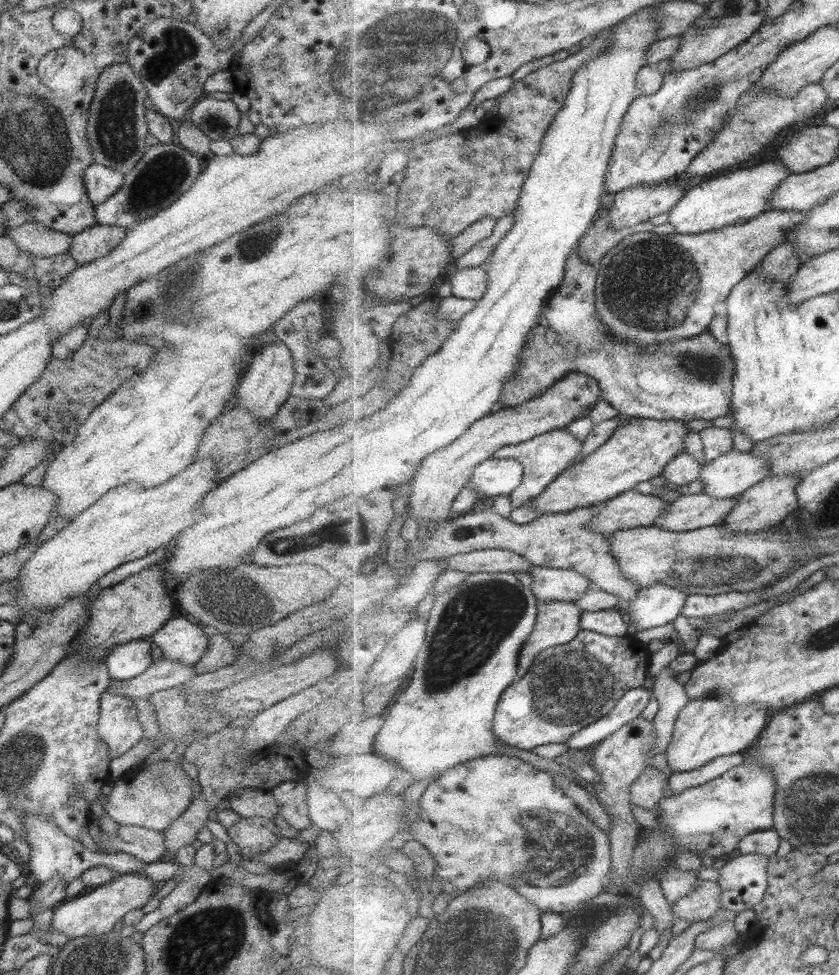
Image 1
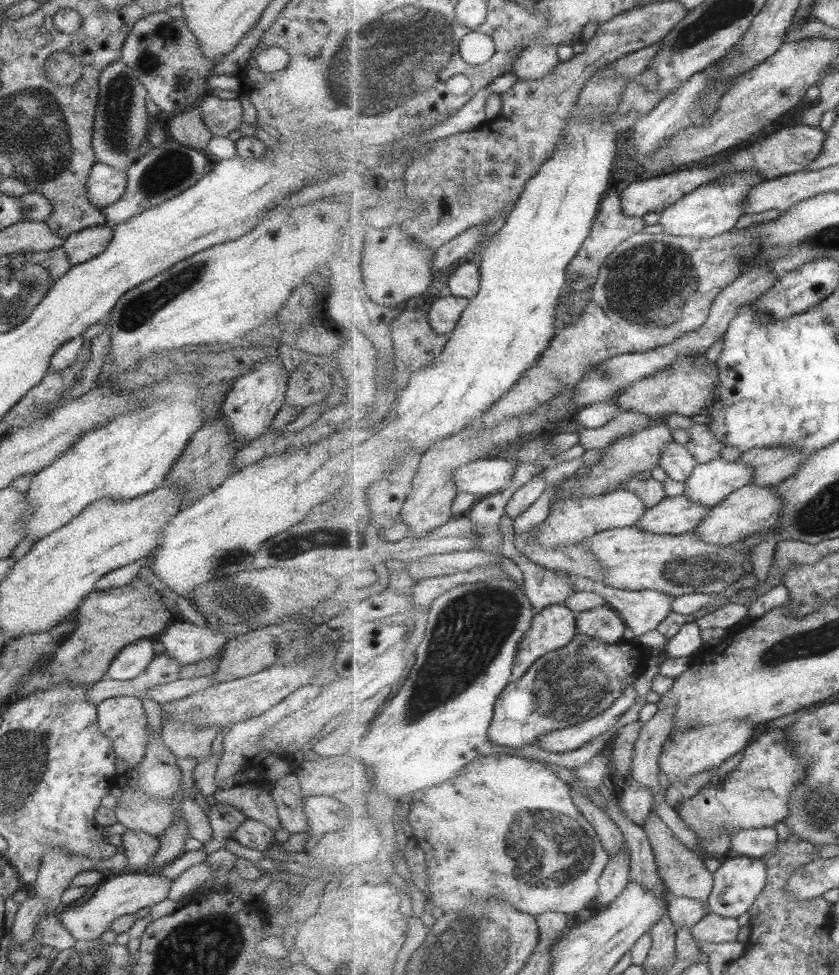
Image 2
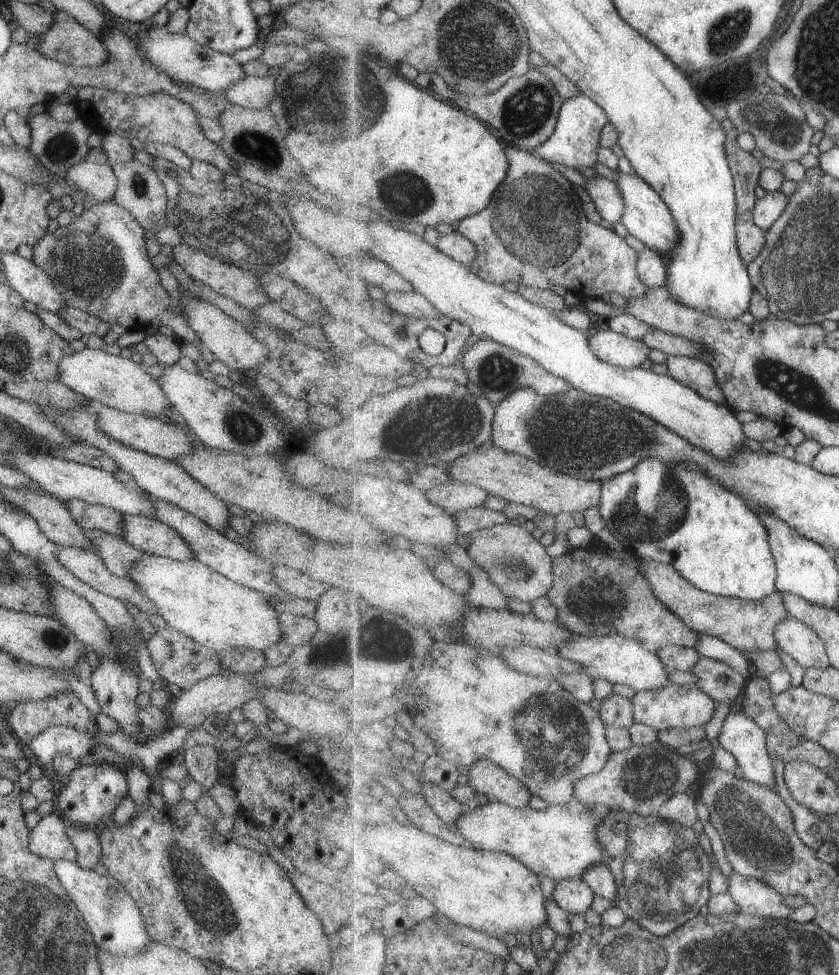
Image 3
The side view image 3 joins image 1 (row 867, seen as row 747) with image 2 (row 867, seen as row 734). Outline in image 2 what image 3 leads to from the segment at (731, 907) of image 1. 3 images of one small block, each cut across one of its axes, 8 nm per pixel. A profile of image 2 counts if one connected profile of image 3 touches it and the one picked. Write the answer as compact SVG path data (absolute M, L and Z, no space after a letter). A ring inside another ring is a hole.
M754 857L723 858L721 866L714 872L714 890L708 900L713 913L729 918L745 914L763 893L767 883L767 865L763 859Z

